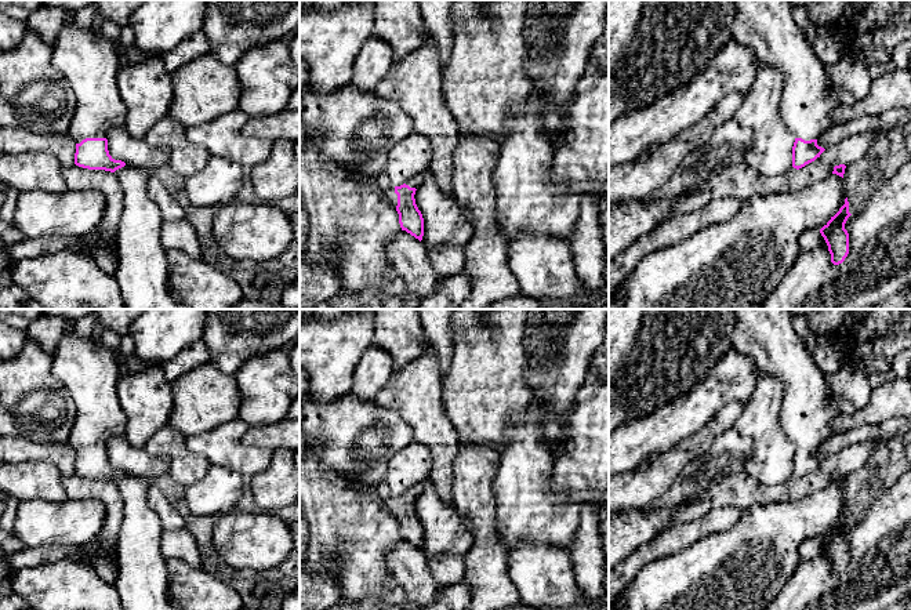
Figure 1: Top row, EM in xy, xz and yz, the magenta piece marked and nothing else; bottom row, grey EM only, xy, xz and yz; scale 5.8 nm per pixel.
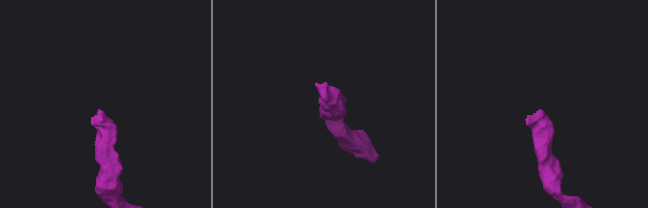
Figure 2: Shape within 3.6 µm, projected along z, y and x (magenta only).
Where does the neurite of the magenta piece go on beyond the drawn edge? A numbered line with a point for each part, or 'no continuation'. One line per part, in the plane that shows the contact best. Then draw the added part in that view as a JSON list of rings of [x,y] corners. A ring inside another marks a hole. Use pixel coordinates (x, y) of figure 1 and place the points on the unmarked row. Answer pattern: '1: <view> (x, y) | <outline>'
1: xy (87, 370) | [[[68,320],[57,352],[52,355],[52,375],[75,403],[76,418],[66,443],[76,453],[86,447],[106,447],[112,437],[124,435],[127,417],[116,392],[121,370],[117,366],[116,353],[106,348],[101,340],[95,341],[91,335],[77,337],[75,322]]]

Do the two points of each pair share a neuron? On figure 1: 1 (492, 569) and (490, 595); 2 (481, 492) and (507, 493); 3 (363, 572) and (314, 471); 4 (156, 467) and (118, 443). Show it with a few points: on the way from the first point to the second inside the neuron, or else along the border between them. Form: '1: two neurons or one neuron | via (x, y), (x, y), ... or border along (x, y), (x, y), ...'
1: one neuron | via (490, 576), (490, 588)
2: two neurons | border along (500, 461), (493, 482), (496, 525)
3: one neuron | via (359, 547), (356, 533), (326, 496)
4: one neuron | via (147, 467), (137, 463), (127, 453)

